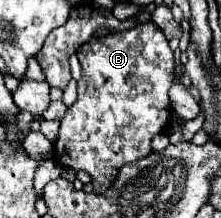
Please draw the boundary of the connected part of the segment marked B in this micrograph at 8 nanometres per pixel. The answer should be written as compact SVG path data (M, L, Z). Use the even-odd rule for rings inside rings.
M152 22L138 24L132 30L94 36L76 52L82 64L82 78L78 80L78 100L68 108L60 120L58 140L54 142L56 160L72 170L84 170L92 176L94 192L106 192L116 180L124 164L134 164L152 152L152 138L164 132L172 122L172 106L168 90L174 80L174 54L164 32Z

